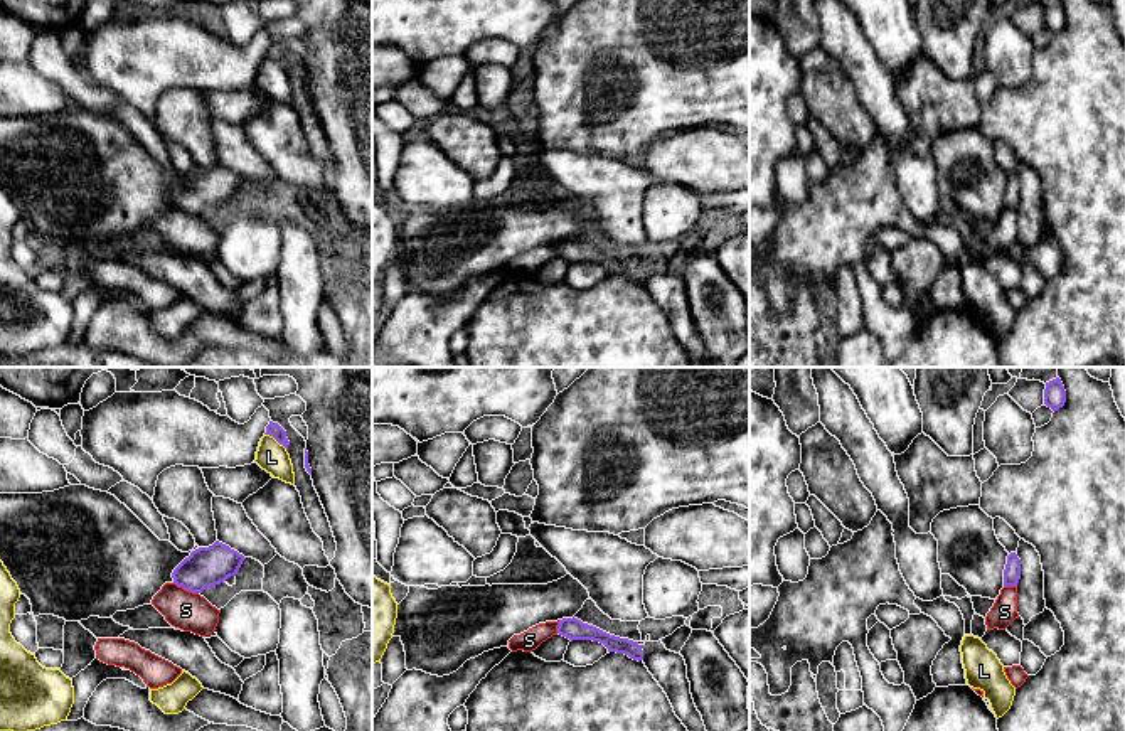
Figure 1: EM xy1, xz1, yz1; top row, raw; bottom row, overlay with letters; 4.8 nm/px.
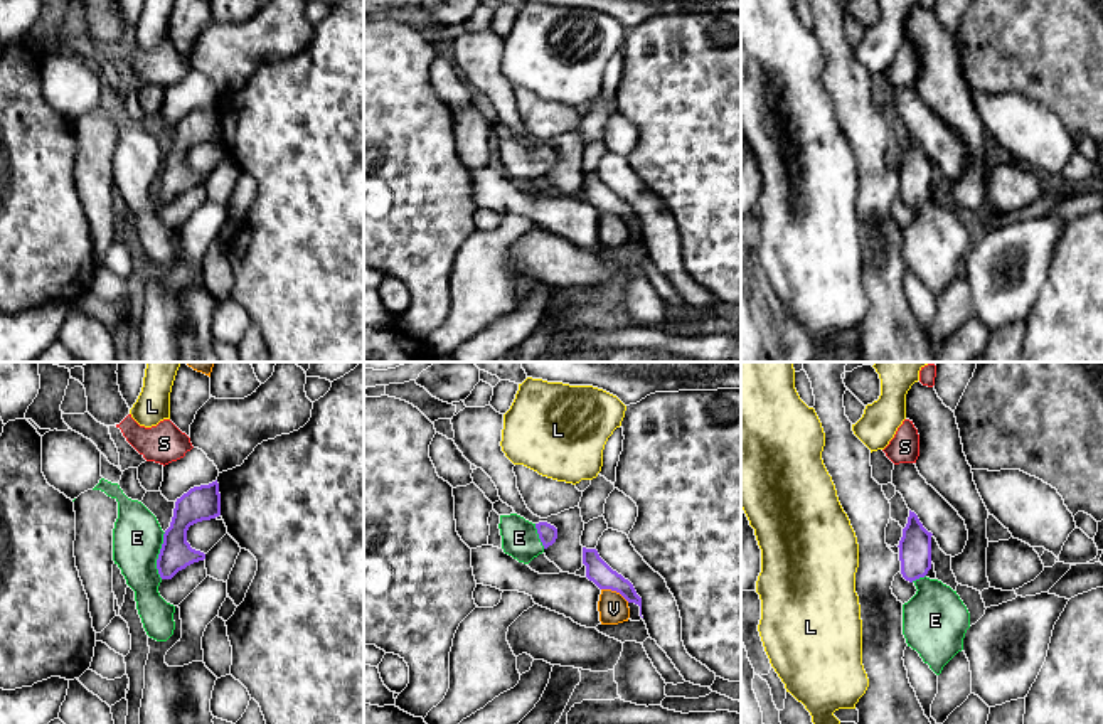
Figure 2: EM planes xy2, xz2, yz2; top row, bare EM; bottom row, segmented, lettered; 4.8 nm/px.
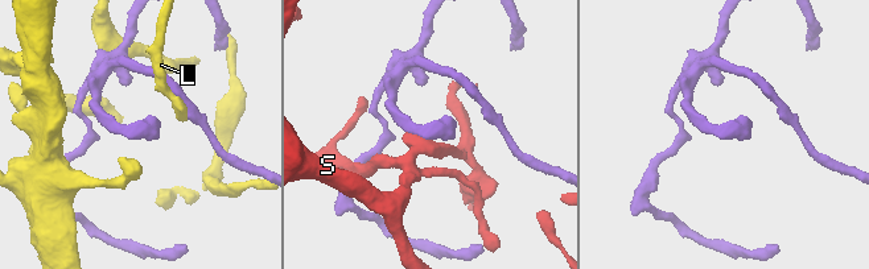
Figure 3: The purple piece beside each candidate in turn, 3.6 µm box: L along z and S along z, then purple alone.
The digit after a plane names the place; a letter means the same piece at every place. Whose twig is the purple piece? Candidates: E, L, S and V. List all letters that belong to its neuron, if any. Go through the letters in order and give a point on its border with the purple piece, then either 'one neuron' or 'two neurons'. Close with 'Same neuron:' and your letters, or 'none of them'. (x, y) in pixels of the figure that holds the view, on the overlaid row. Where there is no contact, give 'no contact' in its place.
E: contact xy2 (159, 556); one neuron
L: contact xy1 (277, 440); two neurons
S: contact xy1 (186, 588); two neurons
V: contact xz2 (615, 590); two neurons
Same neuron: E

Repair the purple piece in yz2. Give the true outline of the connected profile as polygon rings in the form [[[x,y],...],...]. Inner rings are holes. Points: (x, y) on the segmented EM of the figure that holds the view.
[[[909,510],[898,547],[901,574],[918,591],[903,604],[903,635],[908,647],[940,675],[943,667],[963,650],[970,613],[956,591],[926,576],[931,569],[931,535]]]

